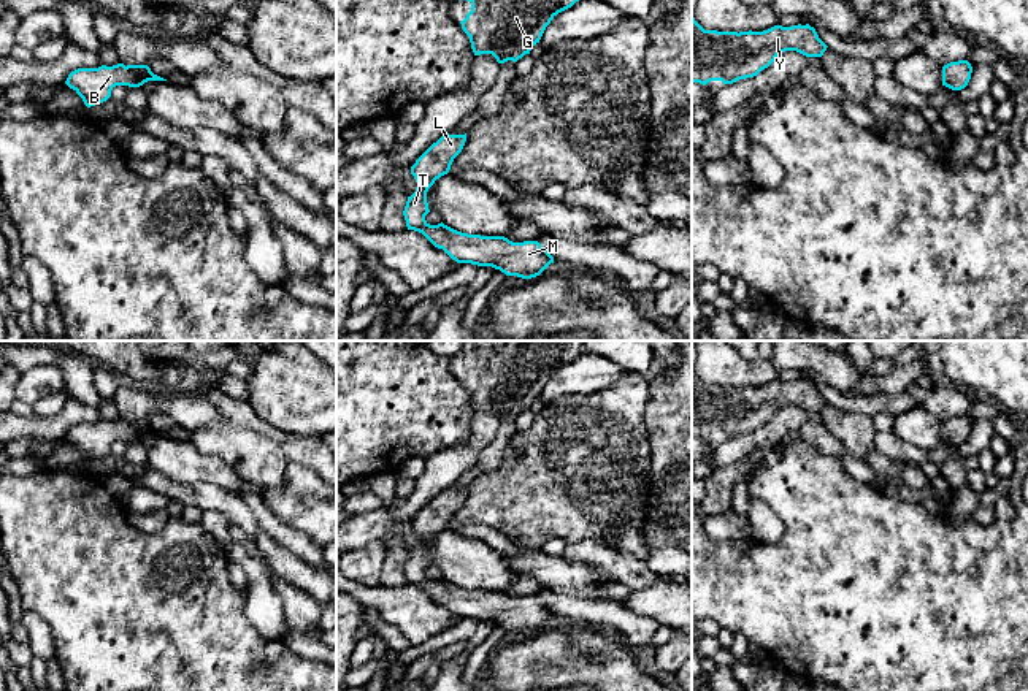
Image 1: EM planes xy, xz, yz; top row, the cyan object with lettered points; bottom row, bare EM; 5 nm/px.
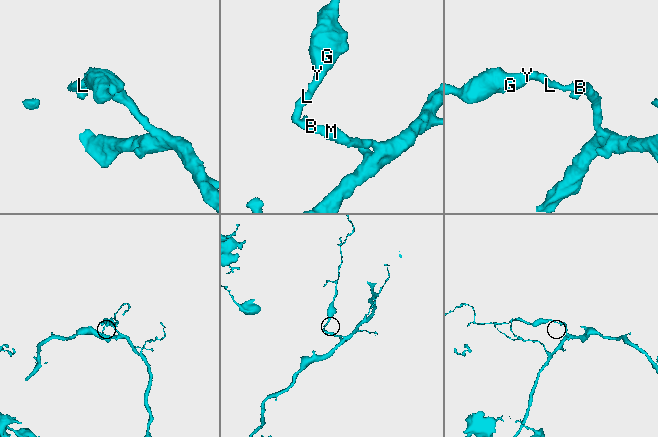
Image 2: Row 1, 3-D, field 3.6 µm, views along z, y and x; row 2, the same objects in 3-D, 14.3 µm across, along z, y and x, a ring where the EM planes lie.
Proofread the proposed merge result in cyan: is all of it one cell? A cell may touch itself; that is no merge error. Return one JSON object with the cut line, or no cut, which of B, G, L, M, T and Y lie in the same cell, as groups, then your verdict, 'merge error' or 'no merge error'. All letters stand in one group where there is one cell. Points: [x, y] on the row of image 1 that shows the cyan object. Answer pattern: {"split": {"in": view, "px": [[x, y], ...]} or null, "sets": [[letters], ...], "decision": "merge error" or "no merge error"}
{"split": null, "sets": [["B", "G", "L", "M", "T", "Y"]], "decision": "no merge error"}

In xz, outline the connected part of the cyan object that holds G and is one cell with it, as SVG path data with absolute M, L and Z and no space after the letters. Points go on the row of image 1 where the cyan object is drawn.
M468 0L471 11L460 22L474 55L492 54L498 63L517 62L539 43L546 27L579 0Z

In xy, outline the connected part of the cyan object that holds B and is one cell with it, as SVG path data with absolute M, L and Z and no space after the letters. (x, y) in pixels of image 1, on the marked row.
M102 65L98 68L78 68L65 84L73 89L87 108L100 105L111 97L116 86L140 87L148 81L167 81L151 71L148 65Z

